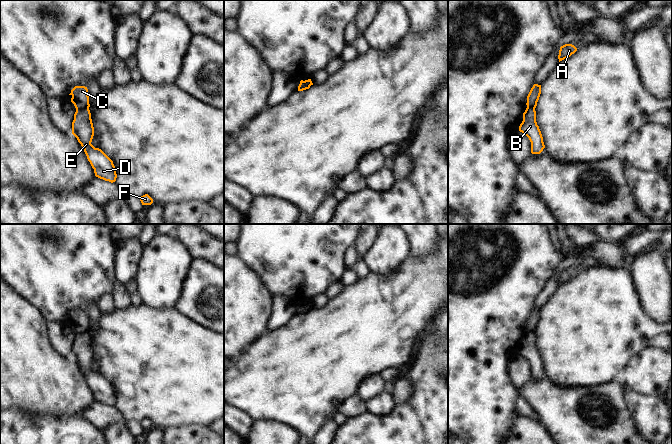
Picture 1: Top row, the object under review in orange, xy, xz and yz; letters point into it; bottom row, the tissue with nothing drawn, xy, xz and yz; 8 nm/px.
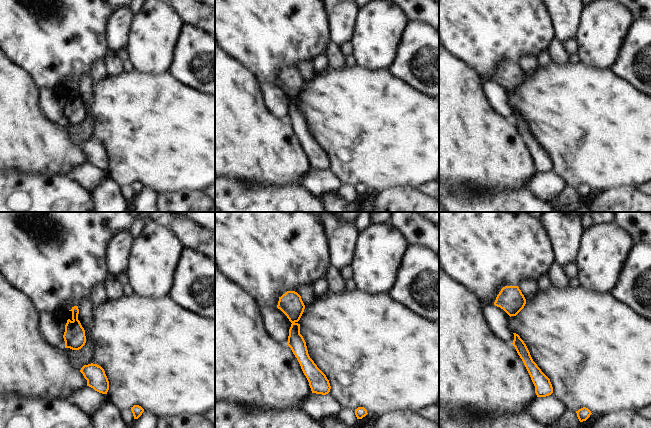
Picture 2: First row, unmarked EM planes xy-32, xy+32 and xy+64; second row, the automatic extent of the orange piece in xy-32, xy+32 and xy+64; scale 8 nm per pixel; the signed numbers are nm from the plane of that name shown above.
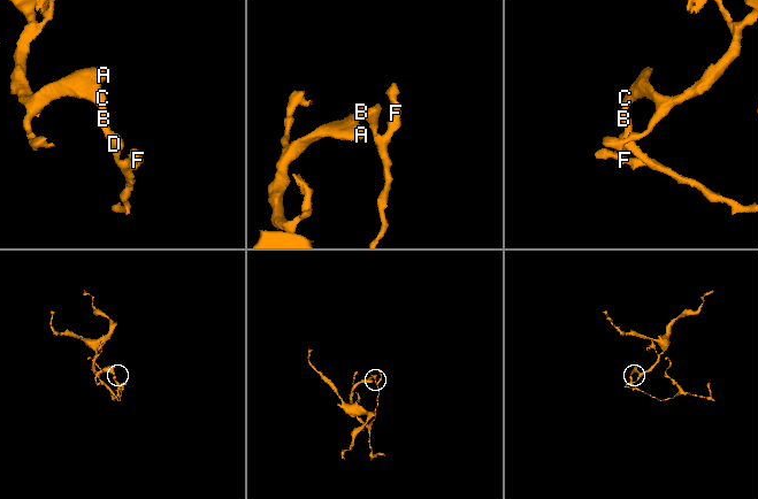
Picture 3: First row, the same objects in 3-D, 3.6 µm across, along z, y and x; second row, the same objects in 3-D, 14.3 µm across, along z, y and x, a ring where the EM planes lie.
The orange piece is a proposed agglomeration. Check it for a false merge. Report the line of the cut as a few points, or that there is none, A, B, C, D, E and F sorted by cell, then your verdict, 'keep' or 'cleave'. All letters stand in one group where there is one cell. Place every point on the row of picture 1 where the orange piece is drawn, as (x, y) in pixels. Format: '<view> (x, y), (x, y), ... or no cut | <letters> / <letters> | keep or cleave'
xy (88, 107), (76, 109) | A C / B D E F | cleave

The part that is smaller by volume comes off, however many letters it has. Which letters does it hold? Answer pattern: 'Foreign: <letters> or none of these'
Foreign: B, D, E, F

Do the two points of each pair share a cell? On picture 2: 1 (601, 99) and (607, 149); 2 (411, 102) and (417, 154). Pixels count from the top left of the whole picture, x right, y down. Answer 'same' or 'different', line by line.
1: same
2: same

